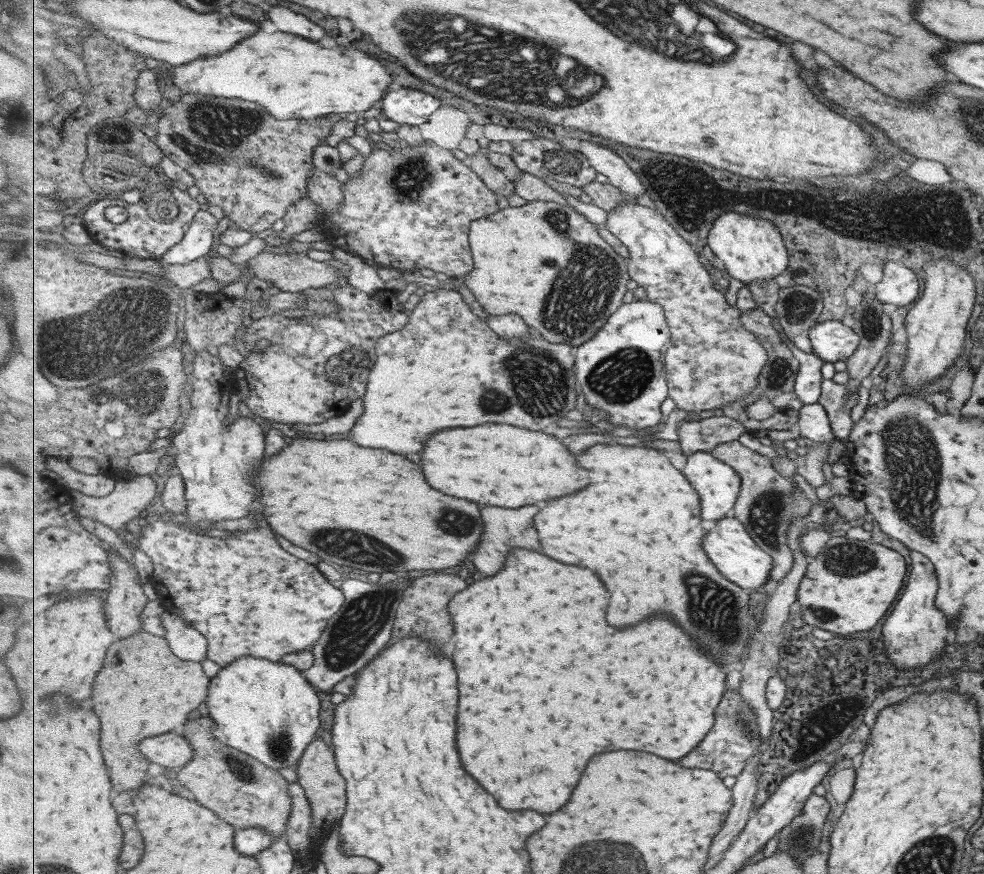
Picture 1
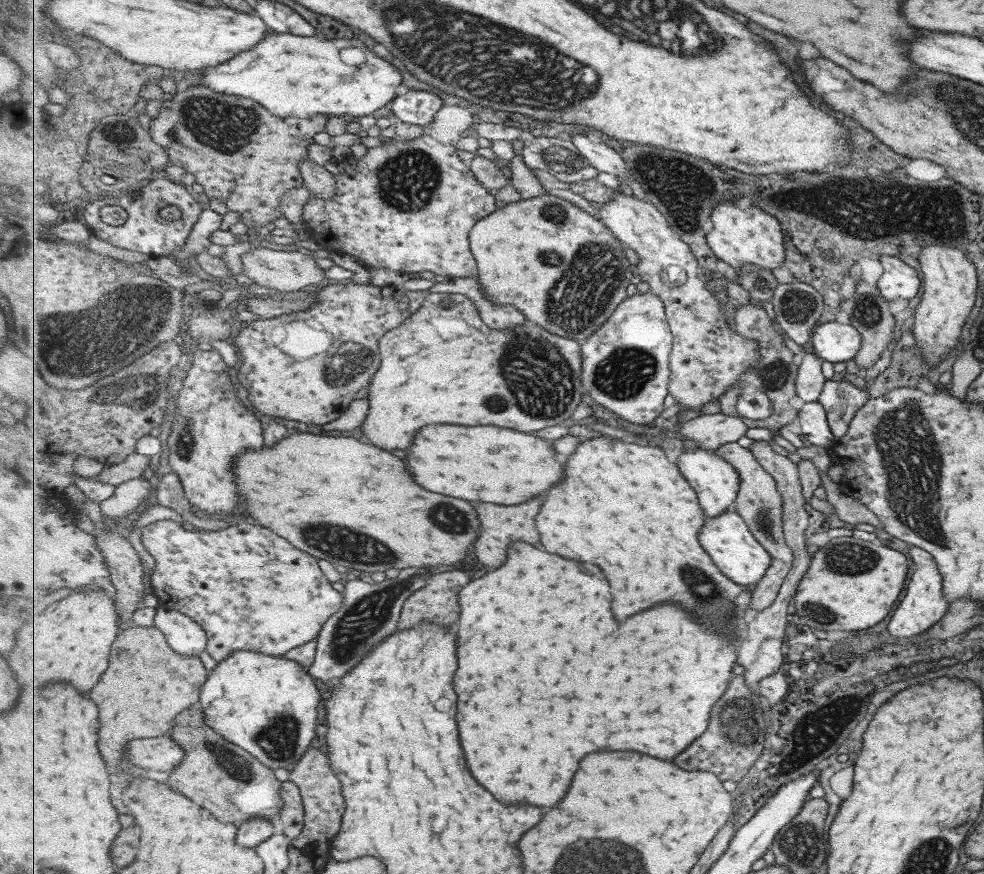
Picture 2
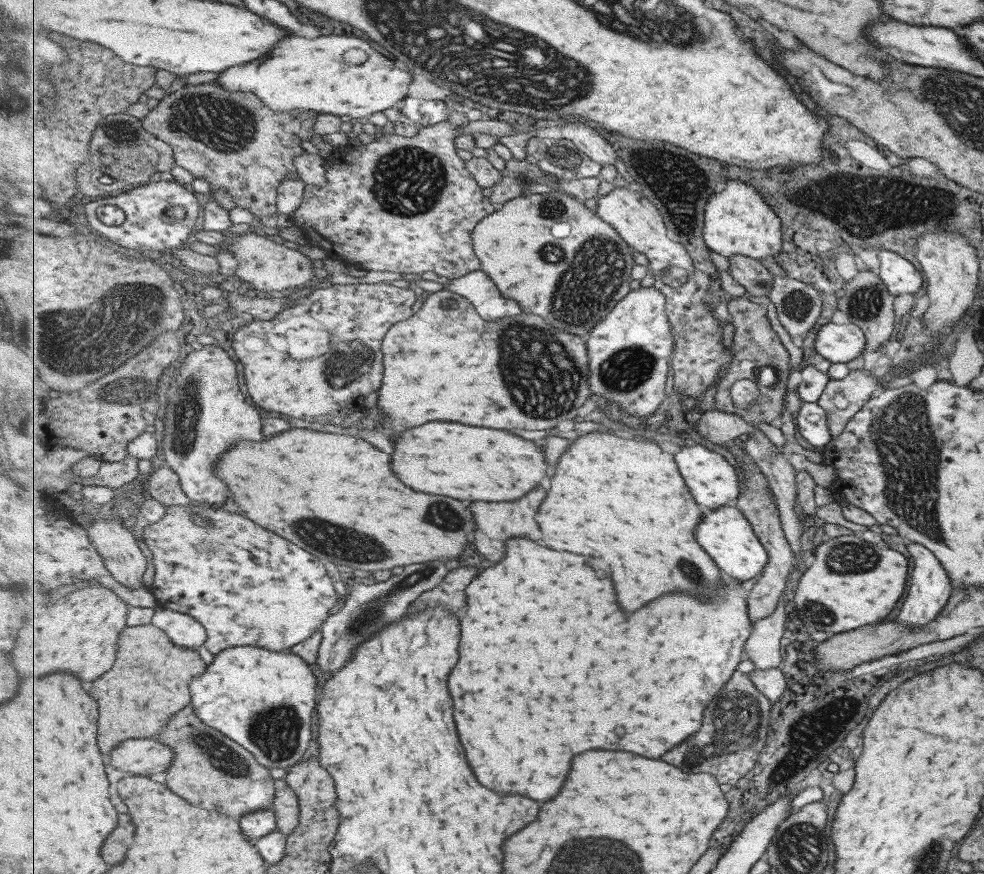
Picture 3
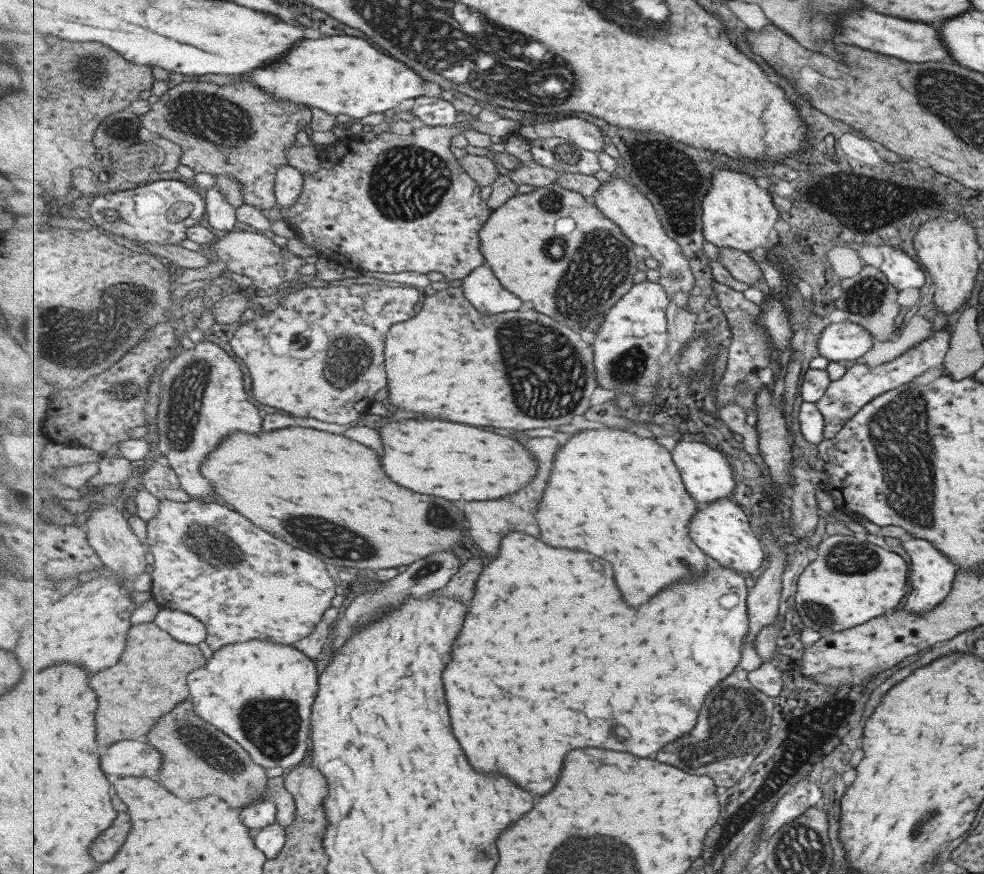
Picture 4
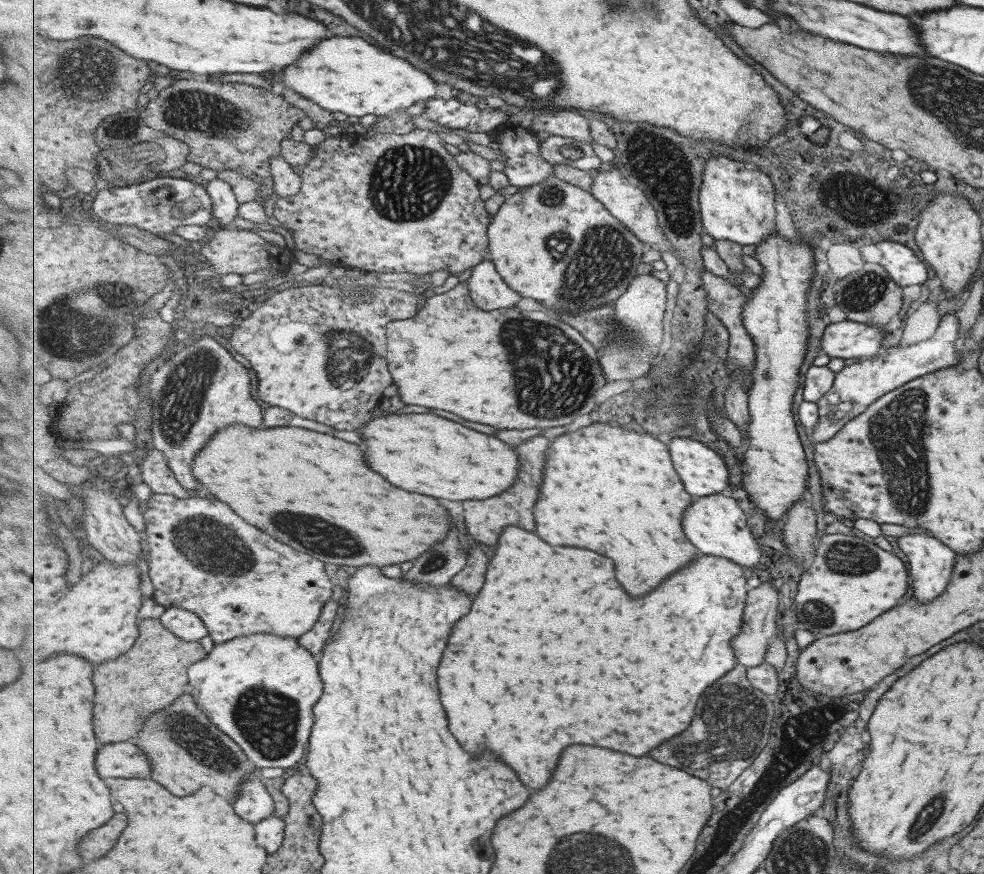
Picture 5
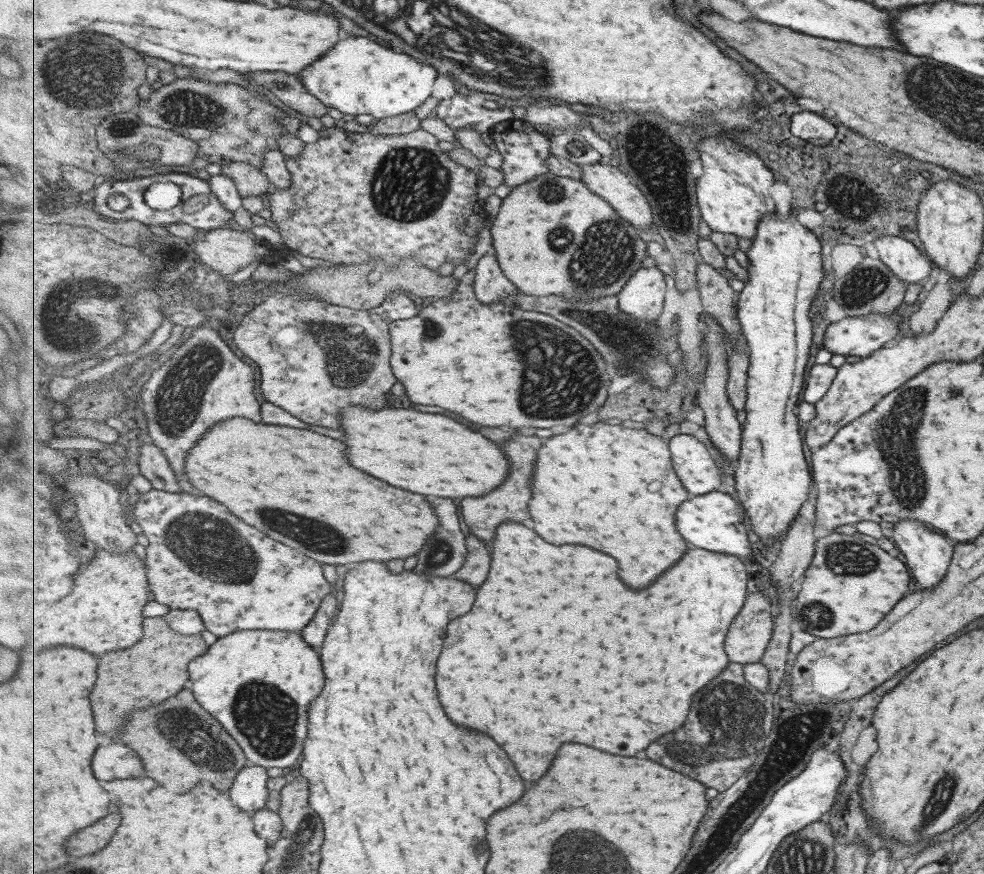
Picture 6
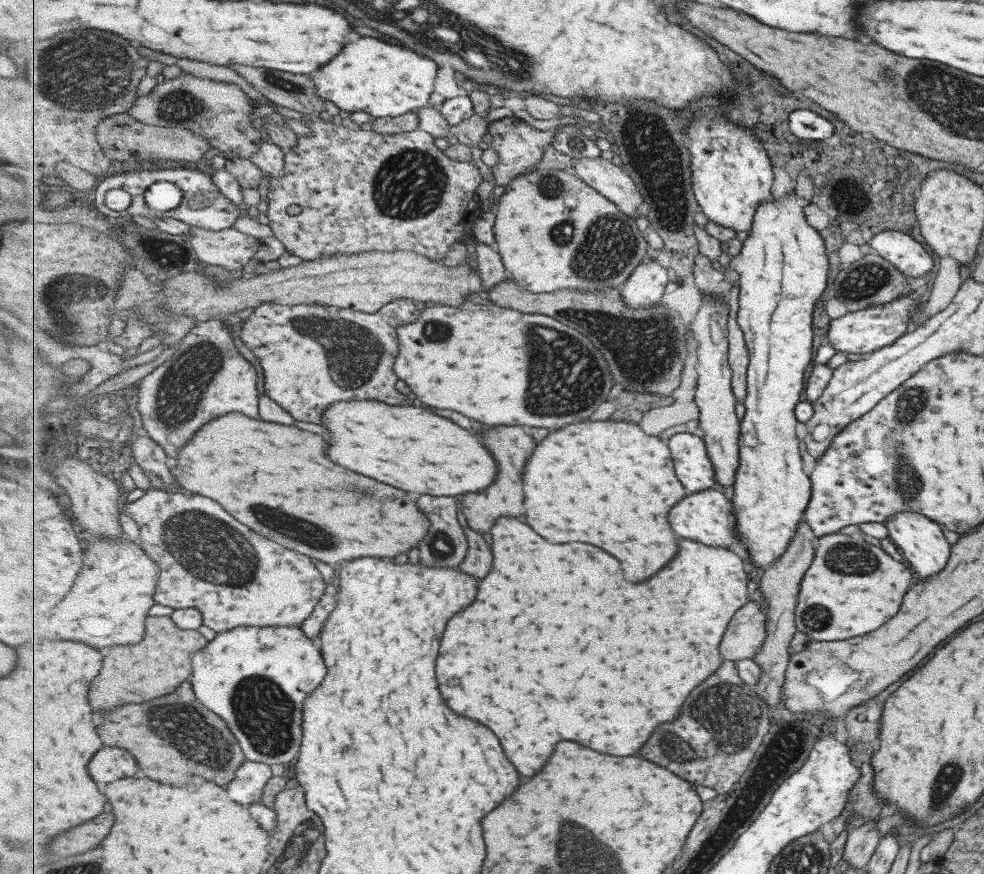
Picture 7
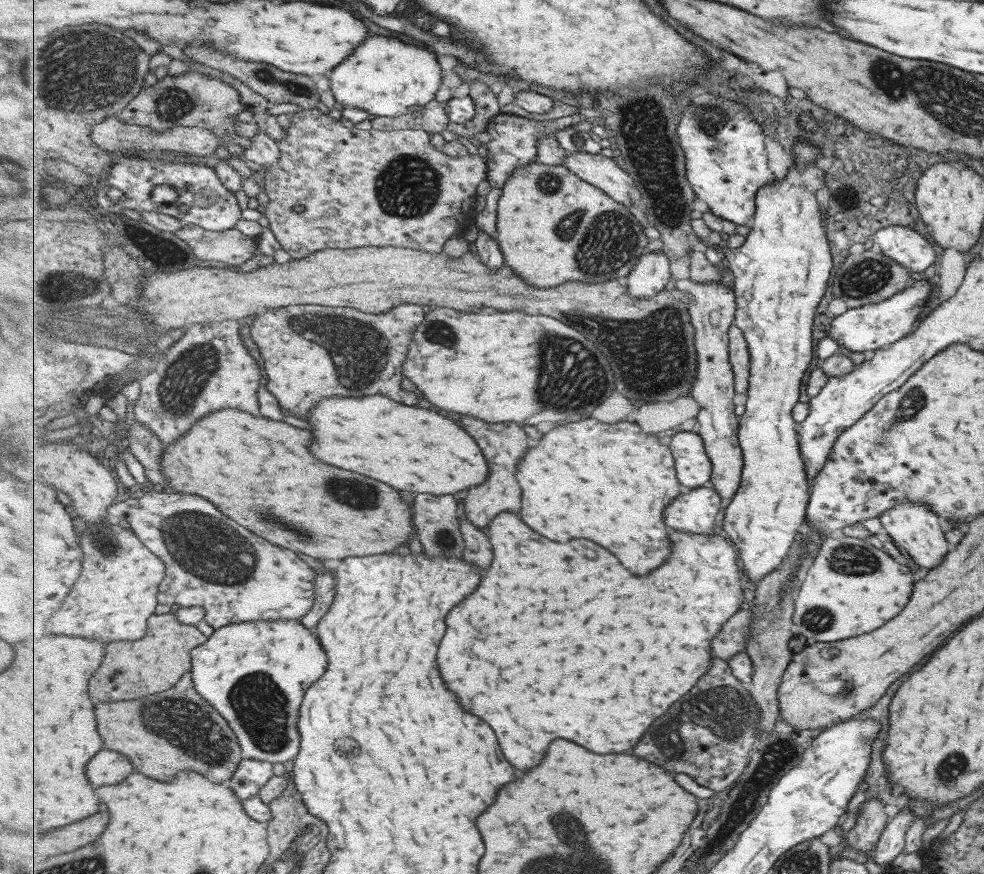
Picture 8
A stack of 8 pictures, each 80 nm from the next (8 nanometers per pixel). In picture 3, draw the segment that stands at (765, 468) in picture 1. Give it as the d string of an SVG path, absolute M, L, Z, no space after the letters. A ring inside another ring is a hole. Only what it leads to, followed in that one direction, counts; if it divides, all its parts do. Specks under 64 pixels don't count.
M731 443L731 446L728 447L728 451L737 458L737 462L741 462L741 469L744 470L746 474L746 489L734 505L745 513L749 522L753 525L755 534L768 550L770 556L765 570L761 573L760 578L754 585L747 599L750 609L750 619L752 622L757 622L762 618L771 616L771 614L777 610L777 607L779 607L779 602L783 597L783 591L785 590L785 586L787 586L787 584L785 584L785 582L787 582L787 576L789 576L789 572L792 571L792 550L784 528L782 527L780 511L777 511L777 508L779 510L779 506L777 505L775 494L773 492L771 493L768 476L757 467L757 463L755 463L755 460L753 460L746 450L739 450L738 446L732 445ZM743 453L746 453L747 456L745 458L740 458Z

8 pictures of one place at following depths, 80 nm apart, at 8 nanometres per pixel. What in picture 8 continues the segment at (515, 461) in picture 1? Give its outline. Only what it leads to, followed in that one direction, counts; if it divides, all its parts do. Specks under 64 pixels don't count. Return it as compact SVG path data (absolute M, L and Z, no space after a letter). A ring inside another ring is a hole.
M387 396L367 398L331 398L323 400L311 412L315 440L311 452L327 464L375 476L393 488L429 494L457 494L481 484L489 476L489 464L477 446L457 422L439 412L405 406Z

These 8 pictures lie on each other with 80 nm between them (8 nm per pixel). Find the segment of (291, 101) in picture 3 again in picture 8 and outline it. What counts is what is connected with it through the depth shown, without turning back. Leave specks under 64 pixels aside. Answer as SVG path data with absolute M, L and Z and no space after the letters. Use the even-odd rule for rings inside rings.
M377 36L377 38L369 38L365 40L353 56L349 56L343 64L339 64L332 70L329 82L333 97L343 106L351 105L355 108L362 108L370 112L373 116L392 116L398 117L403 114L409 114L407 108L413 106L425 106L432 100L435 100L437 92L441 90L444 80L441 66L437 62L437 56L425 48L417 48L413 44L403 44L397 38L389 38L387 36Z

